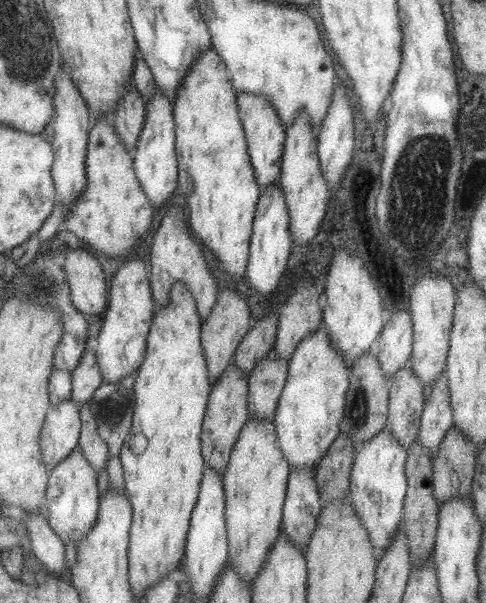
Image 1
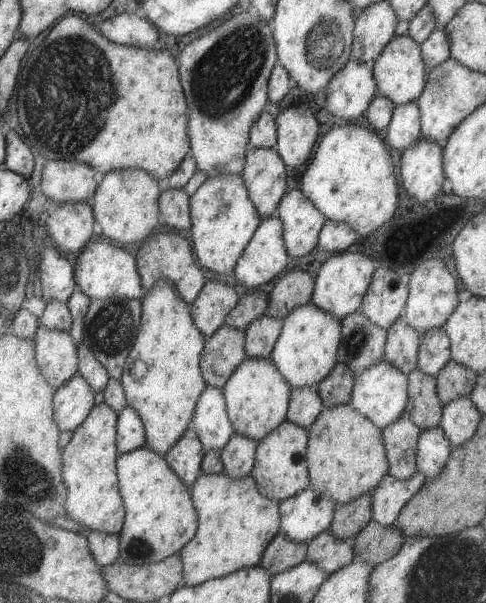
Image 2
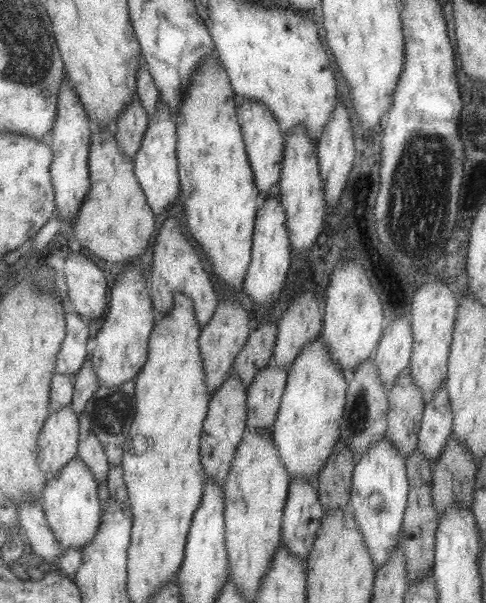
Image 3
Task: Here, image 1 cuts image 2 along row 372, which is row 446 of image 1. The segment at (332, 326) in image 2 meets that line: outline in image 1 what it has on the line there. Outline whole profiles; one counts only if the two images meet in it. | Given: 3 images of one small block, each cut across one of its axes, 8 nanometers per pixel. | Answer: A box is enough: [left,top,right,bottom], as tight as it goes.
[271,326,349,472]

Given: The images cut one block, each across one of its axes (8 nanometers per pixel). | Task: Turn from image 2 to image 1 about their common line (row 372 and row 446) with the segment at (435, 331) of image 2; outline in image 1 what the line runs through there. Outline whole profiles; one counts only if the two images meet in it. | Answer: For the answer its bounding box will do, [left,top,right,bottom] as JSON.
[417,372,454,456]

